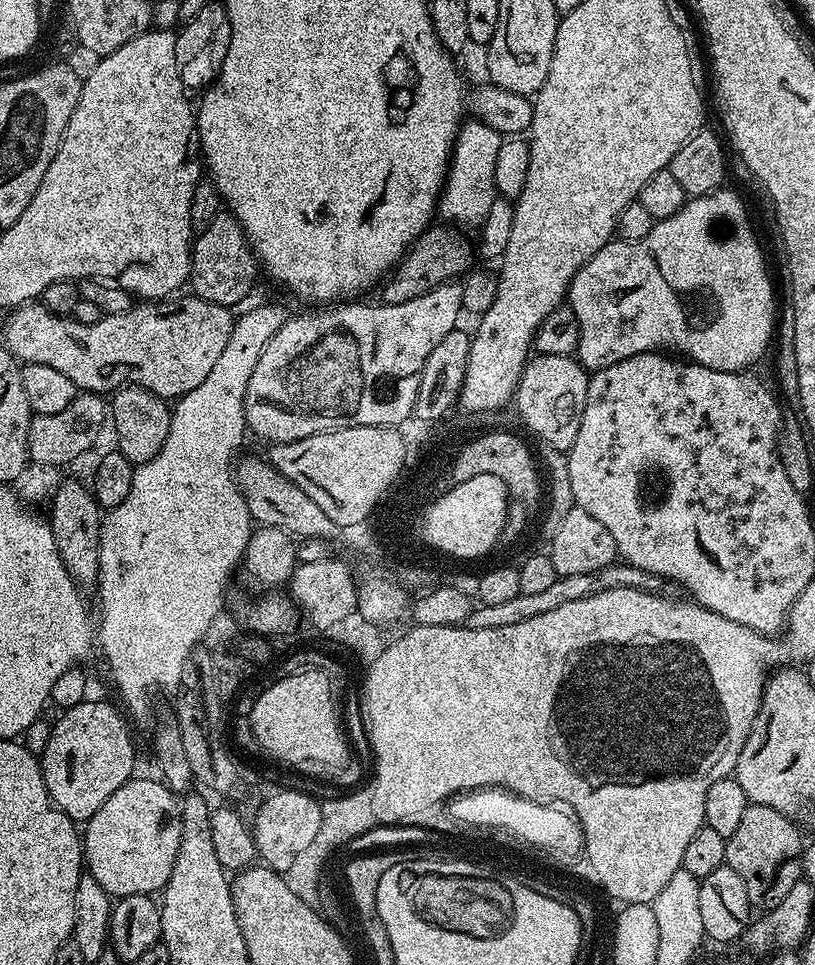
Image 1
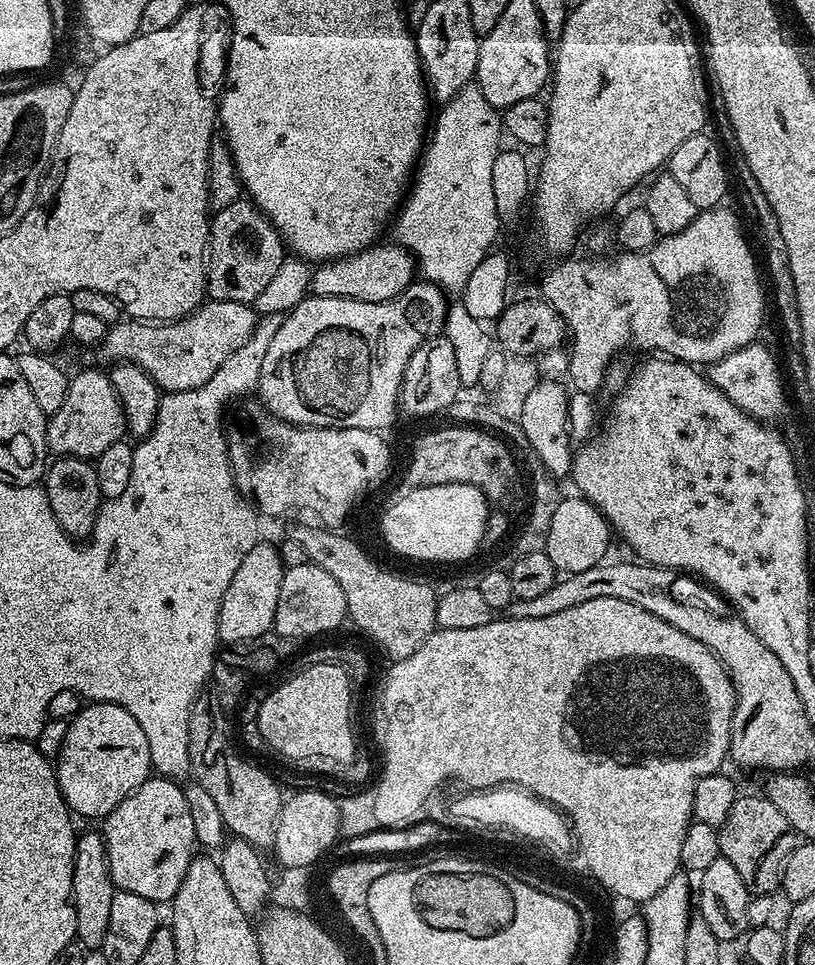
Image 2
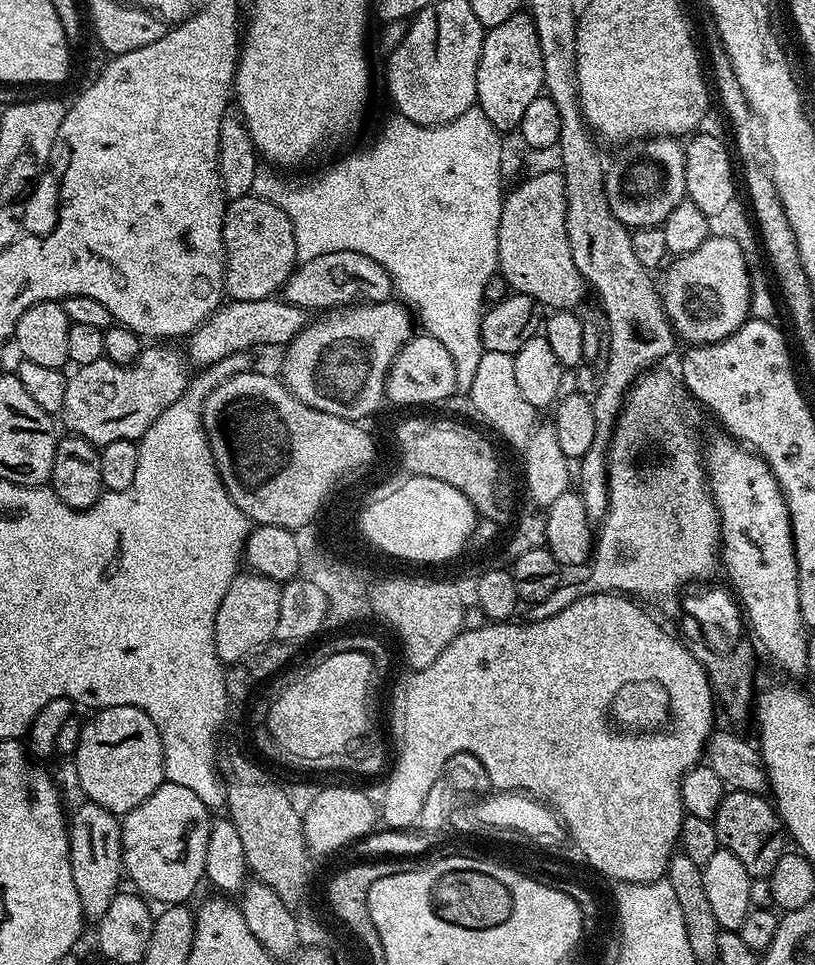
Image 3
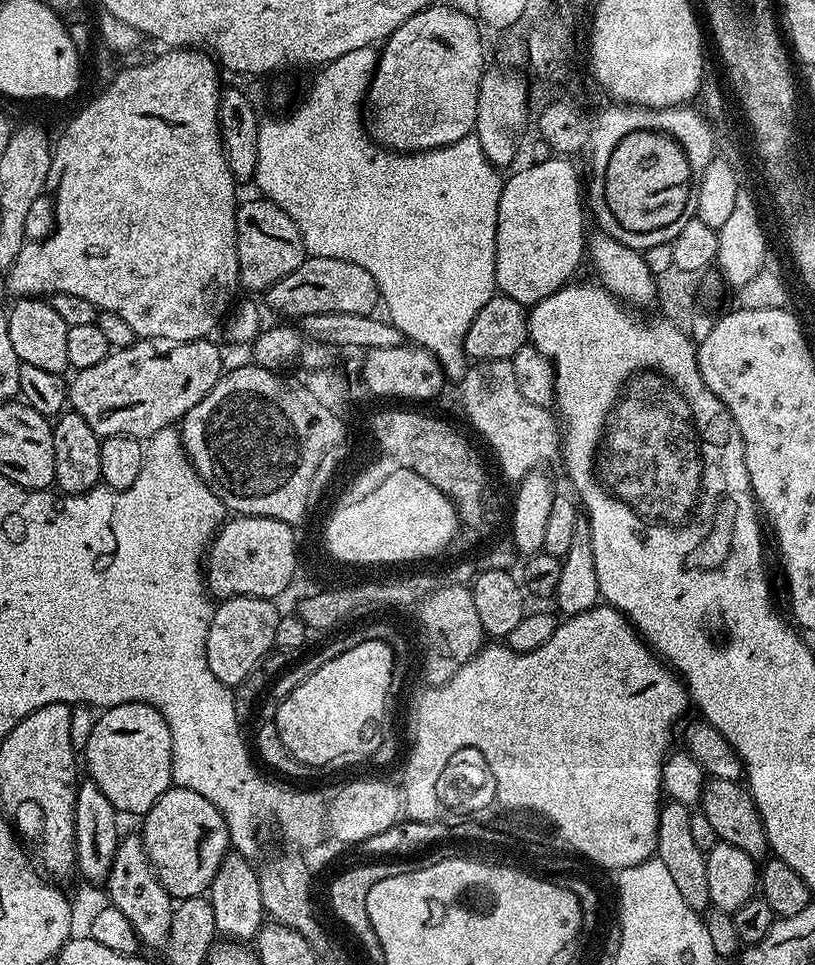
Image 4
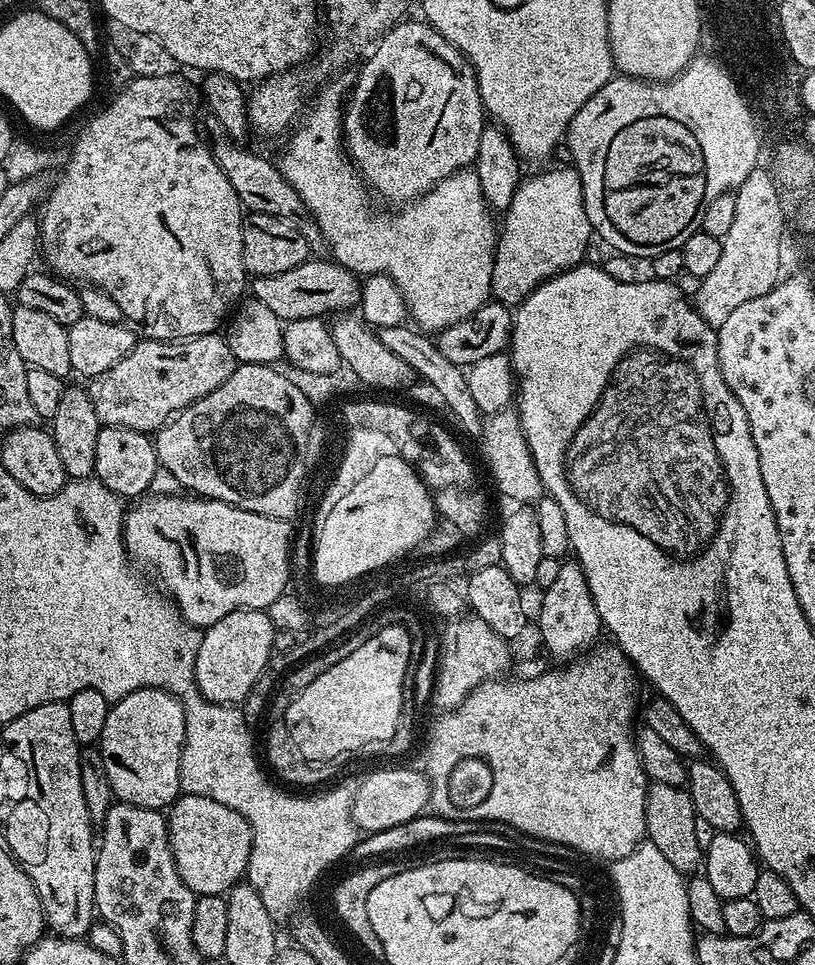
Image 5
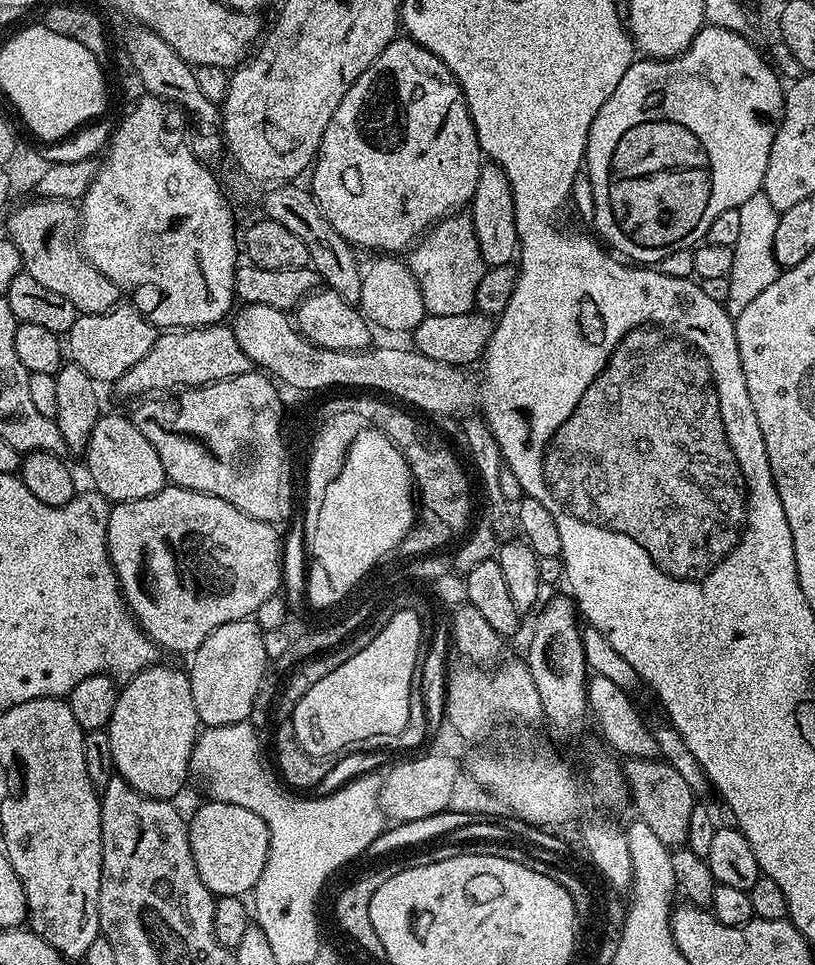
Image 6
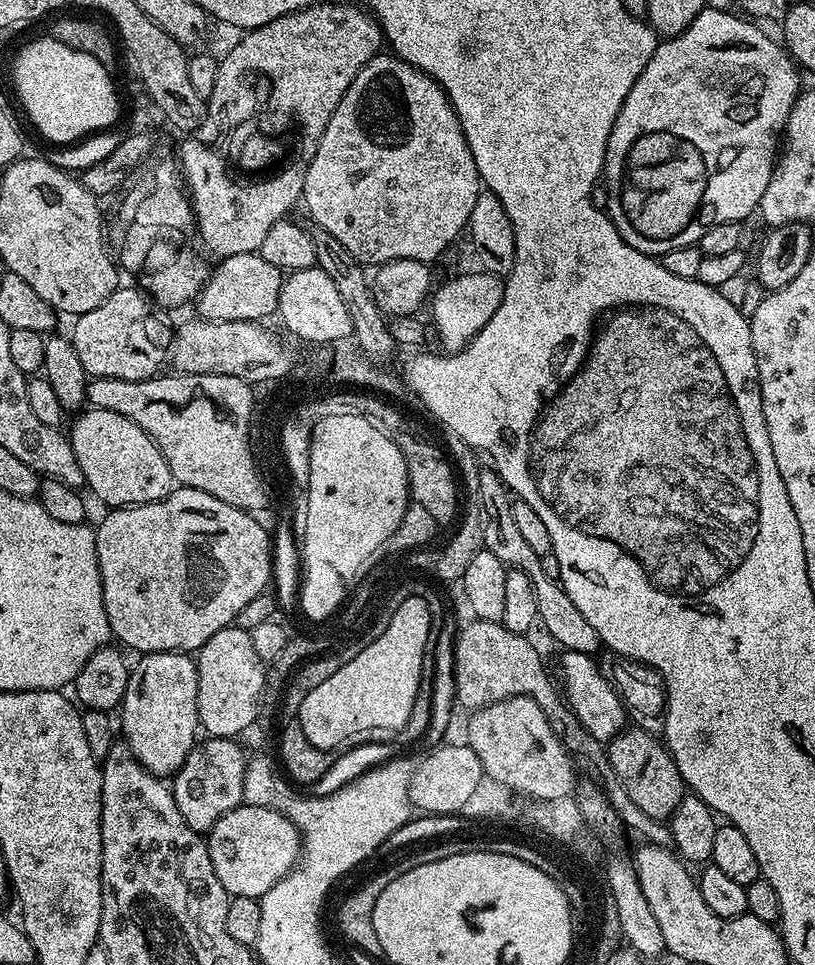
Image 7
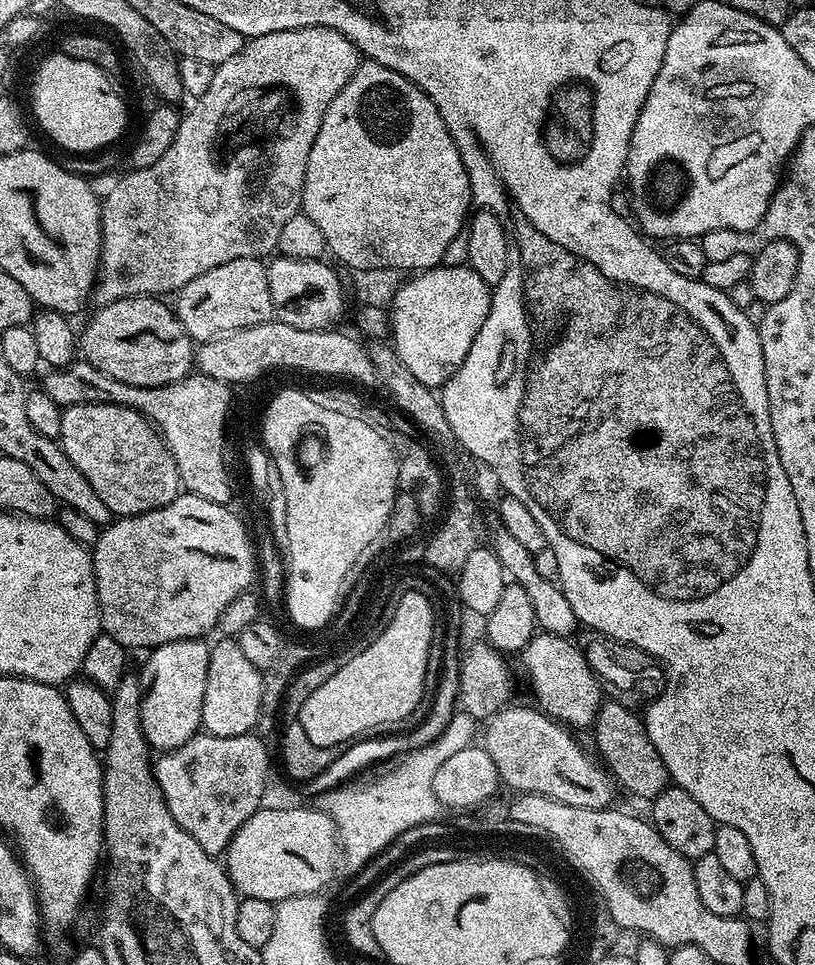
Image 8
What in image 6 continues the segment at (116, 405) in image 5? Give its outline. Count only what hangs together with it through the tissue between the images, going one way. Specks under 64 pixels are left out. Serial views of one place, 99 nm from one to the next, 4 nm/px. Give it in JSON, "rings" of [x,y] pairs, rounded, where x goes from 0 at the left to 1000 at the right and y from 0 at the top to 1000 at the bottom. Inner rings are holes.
{"rings":[[[274,335],[258,336],[253,340],[222,340],[220,342],[201,342],[193,347],[189,359],[174,375],[164,375],[155,388],[150,388],[147,394],[141,395],[140,402],[144,402],[152,410],[175,411],[178,408],[191,408],[200,402],[245,402],[250,398],[261,398],[269,394],[276,394],[292,388],[302,388],[310,384],[312,378],[307,371],[297,365],[297,359],[292,359],[292,350],[287,350],[283,339]]]}

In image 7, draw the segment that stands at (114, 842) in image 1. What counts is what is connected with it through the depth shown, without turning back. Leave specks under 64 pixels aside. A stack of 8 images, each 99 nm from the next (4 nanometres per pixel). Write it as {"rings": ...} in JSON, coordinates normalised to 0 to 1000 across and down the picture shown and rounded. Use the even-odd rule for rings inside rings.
{"rings":[[[297,832],[282,844],[272,844],[267,852],[253,864],[258,893],[263,893],[263,906],[267,906],[267,914],[279,922],[281,930],[301,928],[318,931],[326,926],[344,911],[363,897],[368,890],[368,862],[346,844],[331,839],[326,835],[312,835]]]}

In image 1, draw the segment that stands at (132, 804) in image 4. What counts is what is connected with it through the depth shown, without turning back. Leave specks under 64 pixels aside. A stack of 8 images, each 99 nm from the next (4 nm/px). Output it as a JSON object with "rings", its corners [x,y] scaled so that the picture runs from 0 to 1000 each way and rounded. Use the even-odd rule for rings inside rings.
{"rings":[[[106,723],[96,732],[77,735],[72,739],[74,743],[70,746],[67,744],[63,751],[64,760],[54,779],[47,783],[56,819],[65,833],[75,837],[90,852],[107,852],[115,844],[120,844],[120,835],[125,835],[125,831],[130,831],[130,827],[135,827],[135,823],[140,823],[145,815],[163,807],[166,800],[162,799],[167,796],[167,771],[162,768],[162,759],[157,755],[158,747],[153,739],[144,734],[128,725]]]}

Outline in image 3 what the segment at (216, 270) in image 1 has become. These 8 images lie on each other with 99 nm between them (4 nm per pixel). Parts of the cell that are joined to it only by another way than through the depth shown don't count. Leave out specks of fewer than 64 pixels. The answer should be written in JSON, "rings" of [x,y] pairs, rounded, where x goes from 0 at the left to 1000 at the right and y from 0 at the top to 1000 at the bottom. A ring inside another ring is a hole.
{"rings":[[[308,201],[283,208],[275,218],[275,301],[285,311],[337,308],[366,270],[358,228],[346,217]]]}

